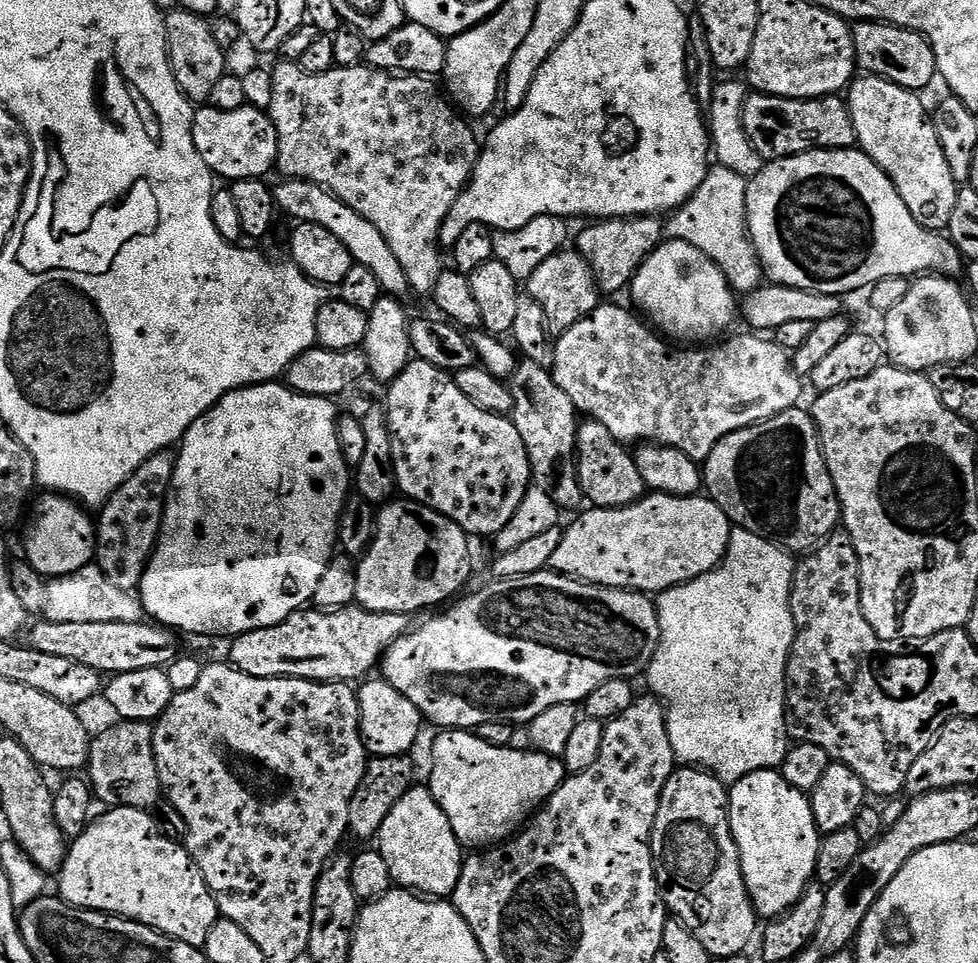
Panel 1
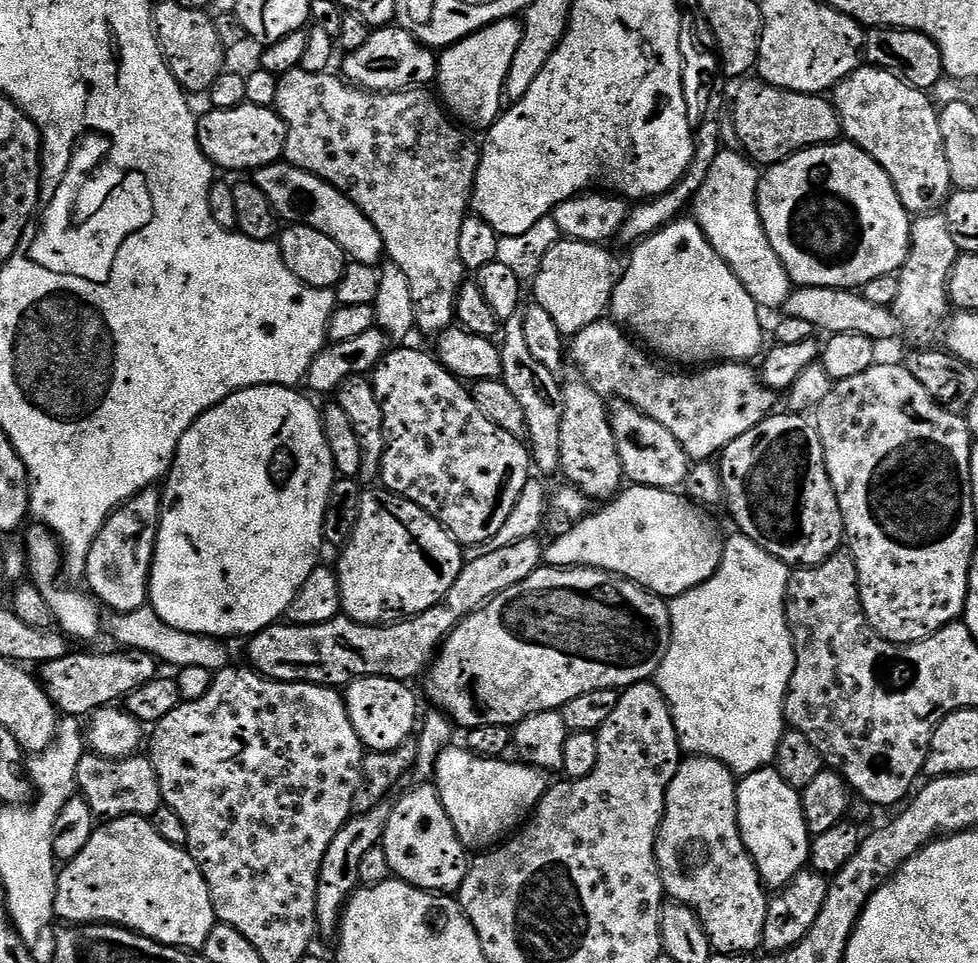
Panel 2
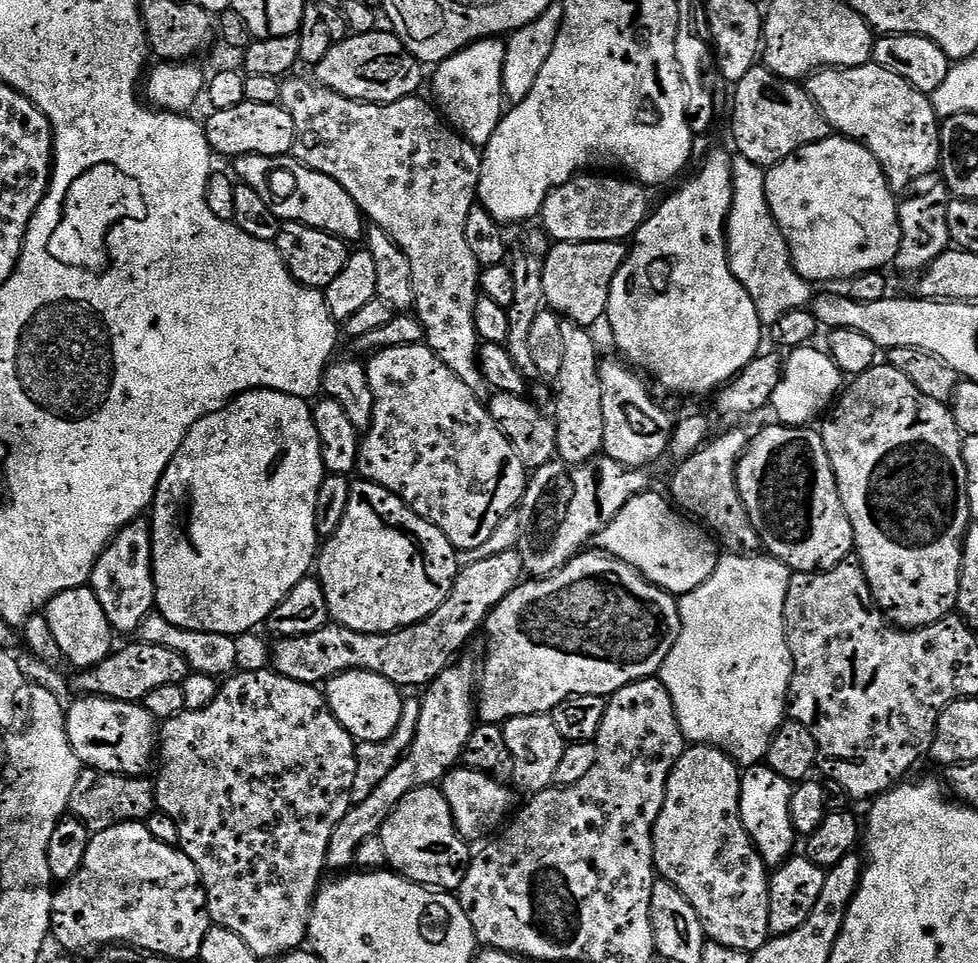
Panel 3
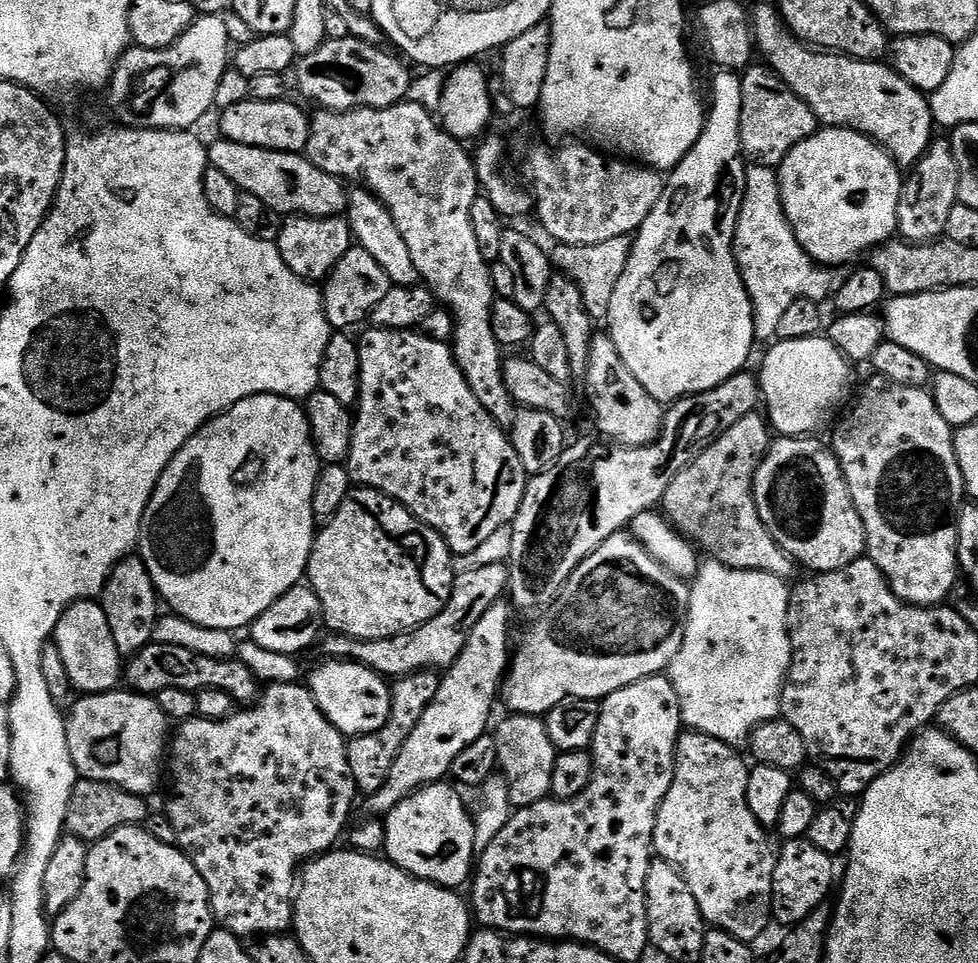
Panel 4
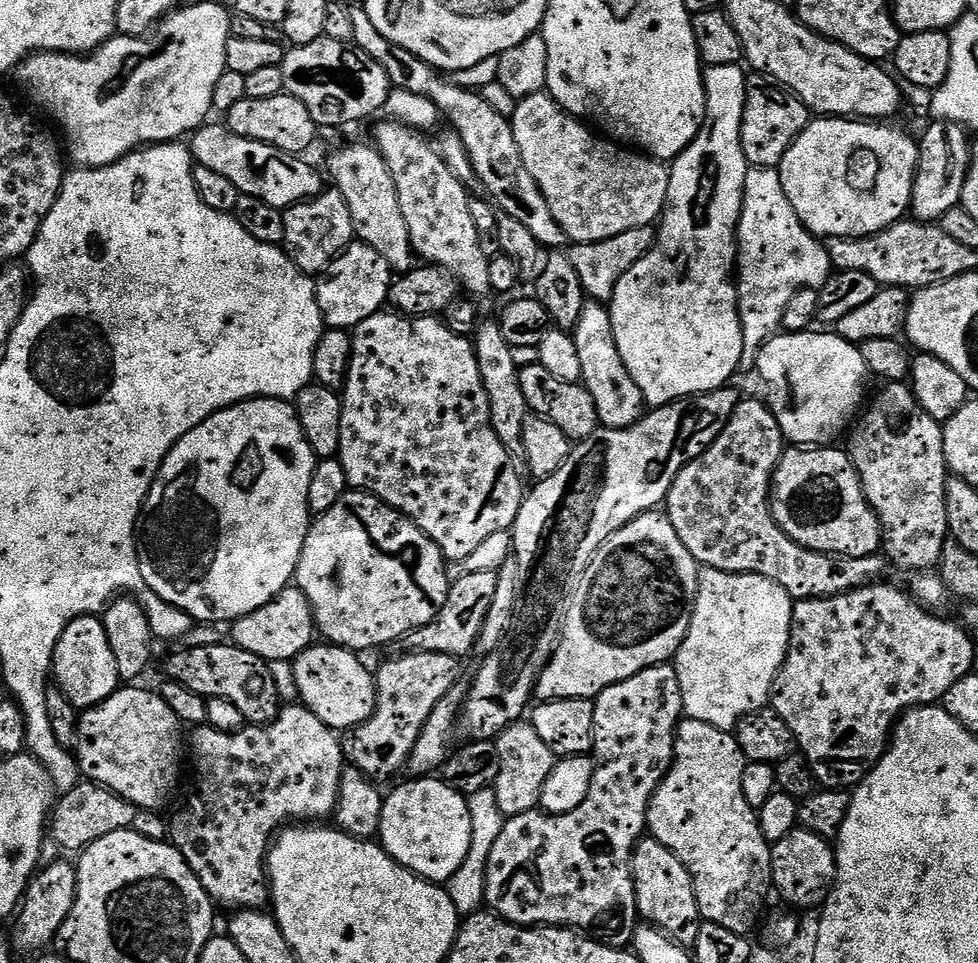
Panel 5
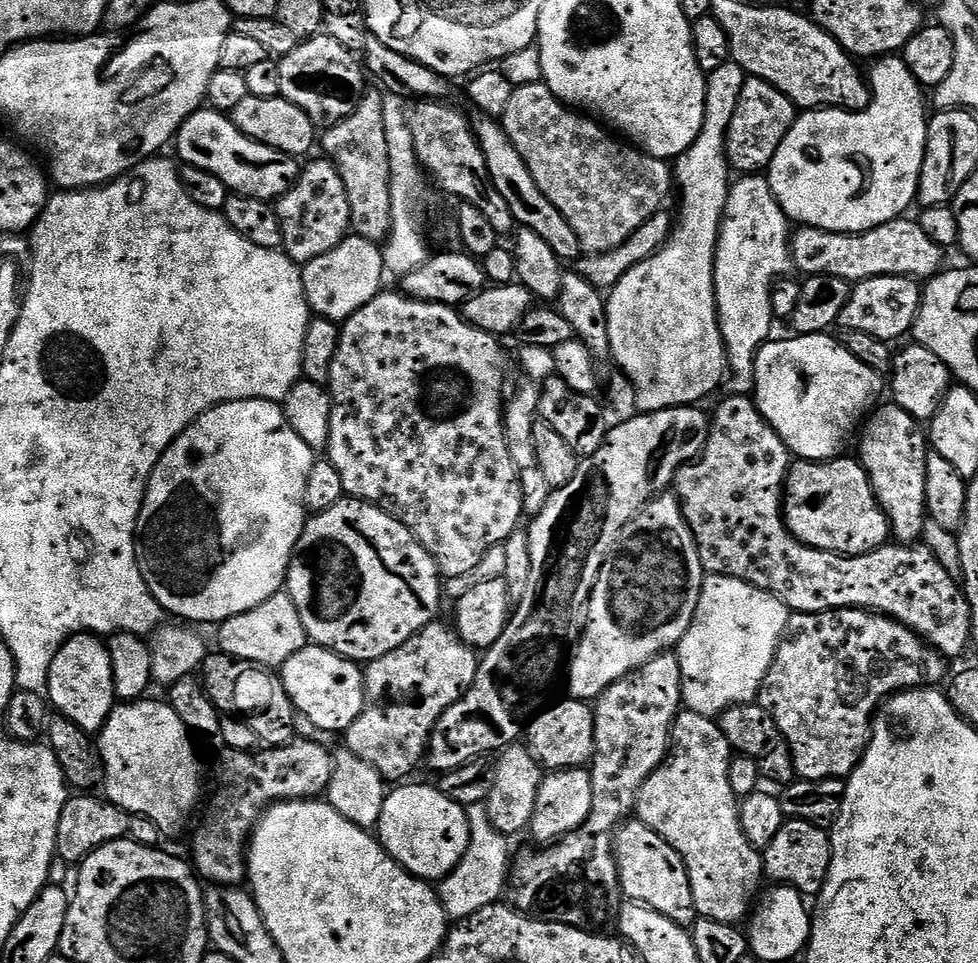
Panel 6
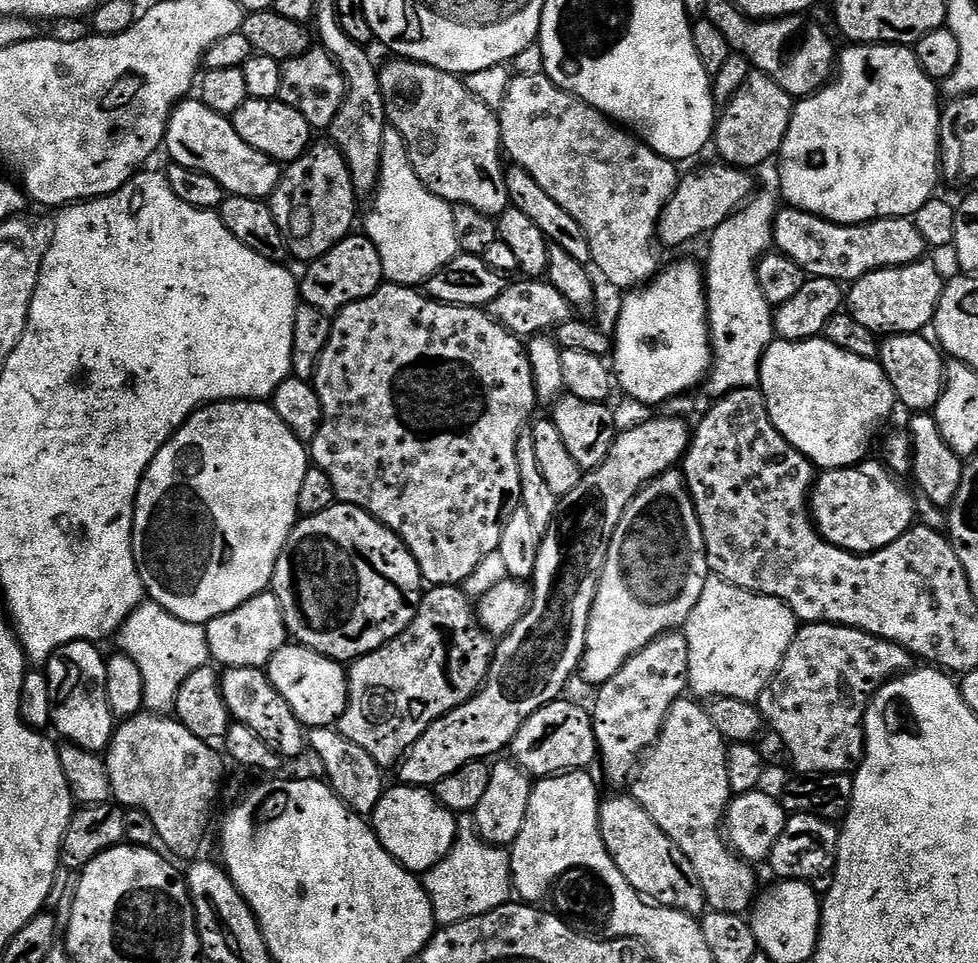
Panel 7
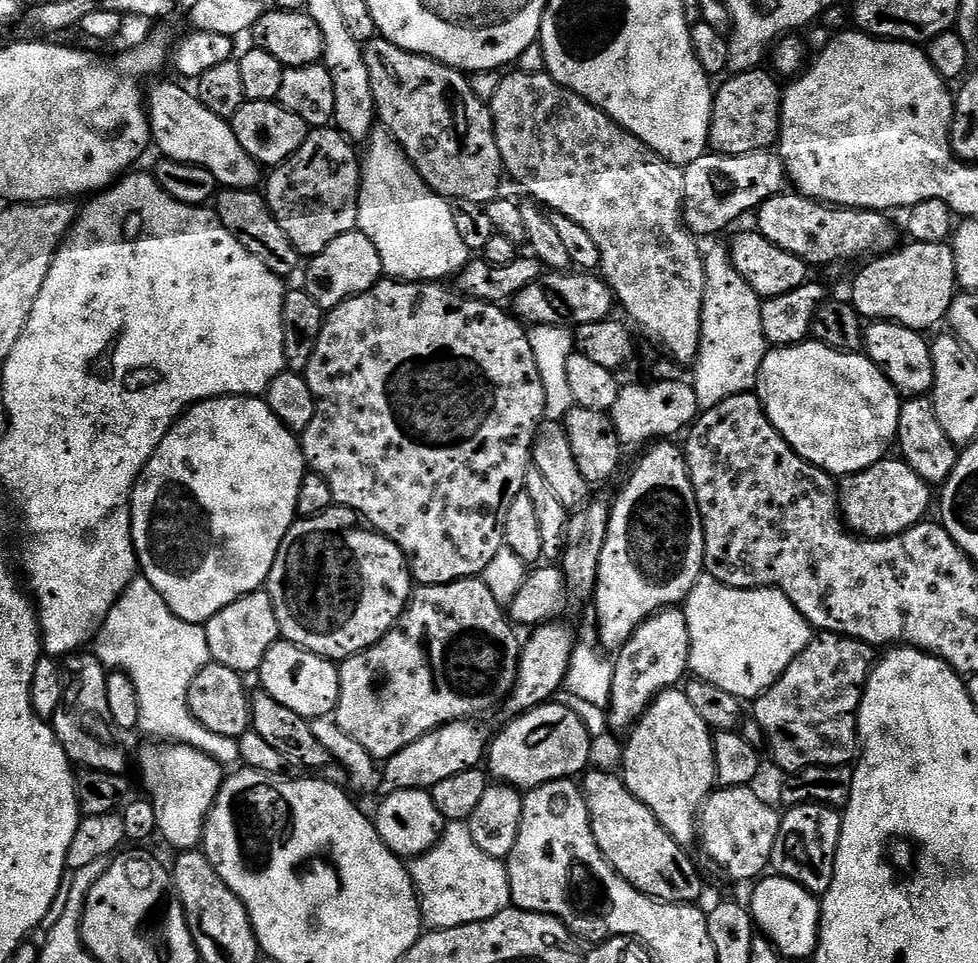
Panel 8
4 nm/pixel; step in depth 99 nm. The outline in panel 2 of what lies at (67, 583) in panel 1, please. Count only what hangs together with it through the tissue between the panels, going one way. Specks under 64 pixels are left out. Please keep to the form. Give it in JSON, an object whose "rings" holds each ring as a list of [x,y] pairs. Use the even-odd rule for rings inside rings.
{"rings":[[[150,606],[133,612],[109,611],[106,616],[106,632],[114,636],[125,649],[133,652],[149,652],[161,665],[173,664],[179,670],[186,666],[203,666],[213,674],[229,667],[228,648],[223,639],[214,636],[203,636],[186,630],[174,630],[174,626],[166,626],[162,618]]]}

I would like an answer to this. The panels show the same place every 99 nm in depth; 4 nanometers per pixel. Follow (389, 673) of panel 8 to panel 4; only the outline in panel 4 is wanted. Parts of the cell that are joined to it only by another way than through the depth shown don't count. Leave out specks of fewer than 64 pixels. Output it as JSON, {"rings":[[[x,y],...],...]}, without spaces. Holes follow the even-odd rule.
{"rings":[[[432,670],[399,677],[391,685],[392,705],[386,726],[382,726],[382,730],[374,734],[353,736],[347,741],[350,774],[354,774],[357,793],[371,794],[386,786],[386,778],[390,778],[390,766],[394,766],[394,758],[398,758],[406,738],[410,738],[414,726],[418,726],[418,718],[422,718],[426,706],[434,702],[434,694],[438,694],[439,685],[440,676]]]}

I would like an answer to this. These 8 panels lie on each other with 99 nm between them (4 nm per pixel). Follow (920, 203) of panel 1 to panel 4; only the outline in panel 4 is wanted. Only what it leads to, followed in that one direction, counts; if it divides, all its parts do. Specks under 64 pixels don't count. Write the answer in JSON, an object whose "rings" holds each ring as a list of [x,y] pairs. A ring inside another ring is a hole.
{"rings":[[[760,4],[750,12],[752,18],[752,33],[756,36],[756,50],[761,60],[771,68],[781,80],[814,110],[817,121],[824,126],[837,128],[852,128],[863,136],[876,141],[892,155],[893,160],[901,169],[908,170],[921,160],[934,139],[934,121],[929,97],[918,91],[906,78],[899,76],[895,68],[884,62],[874,60],[853,60],[847,54],[833,54],[827,50],[813,50],[805,45],[803,40],[796,39],[788,31],[779,11],[768,4]]]}

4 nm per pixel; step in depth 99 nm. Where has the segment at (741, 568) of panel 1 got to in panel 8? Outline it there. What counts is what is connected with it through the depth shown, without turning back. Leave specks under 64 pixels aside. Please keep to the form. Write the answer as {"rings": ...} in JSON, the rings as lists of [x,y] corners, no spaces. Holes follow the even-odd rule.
{"rings":[[[702,574],[698,578],[694,590],[690,590],[688,599],[684,601],[682,607],[686,614],[686,626],[690,626],[690,662],[688,667],[691,675],[697,680],[705,680],[714,686],[719,686],[721,690],[726,690],[726,694],[734,694],[741,702],[752,702],[757,696],[762,695],[787,670],[790,662],[794,662],[794,658],[798,658],[798,654],[802,654],[802,650],[806,650],[806,646],[814,635],[814,629],[808,620],[802,618],[802,614],[793,606],[790,598],[786,598],[786,594],[782,594],[776,588],[731,588],[710,575]]]}

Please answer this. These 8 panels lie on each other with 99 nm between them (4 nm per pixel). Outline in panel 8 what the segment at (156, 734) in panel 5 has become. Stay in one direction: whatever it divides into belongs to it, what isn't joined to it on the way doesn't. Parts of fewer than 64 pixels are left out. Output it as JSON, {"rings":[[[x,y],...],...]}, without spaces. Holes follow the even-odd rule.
{"rings":[[[148,744],[141,750],[138,762],[142,784],[152,793],[150,798],[154,805],[157,831],[176,848],[175,851],[193,851],[203,841],[205,818],[226,779],[225,765],[185,744]]]}

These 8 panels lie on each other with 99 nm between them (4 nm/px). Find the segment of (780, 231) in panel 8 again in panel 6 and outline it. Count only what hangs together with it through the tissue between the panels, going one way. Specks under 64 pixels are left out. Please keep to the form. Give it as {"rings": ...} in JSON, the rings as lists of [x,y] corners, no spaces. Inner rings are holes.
{"rings":[[[915,219],[891,220],[865,232],[831,232],[821,228],[797,227],[792,233],[792,257],[805,277],[833,276],[859,282],[879,276],[910,276],[924,282],[945,267],[945,249],[940,247]]]}

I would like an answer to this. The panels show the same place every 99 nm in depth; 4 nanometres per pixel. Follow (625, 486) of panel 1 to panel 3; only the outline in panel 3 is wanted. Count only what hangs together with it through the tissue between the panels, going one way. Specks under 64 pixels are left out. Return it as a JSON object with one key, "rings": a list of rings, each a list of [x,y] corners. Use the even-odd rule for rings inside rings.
{"rings":[[[562,319],[562,370],[555,377],[556,384],[556,455],[565,464],[585,464],[601,455],[604,446],[604,427],[602,426],[602,382],[600,381],[600,361],[602,353],[596,349],[596,340],[589,329],[573,320]]]}

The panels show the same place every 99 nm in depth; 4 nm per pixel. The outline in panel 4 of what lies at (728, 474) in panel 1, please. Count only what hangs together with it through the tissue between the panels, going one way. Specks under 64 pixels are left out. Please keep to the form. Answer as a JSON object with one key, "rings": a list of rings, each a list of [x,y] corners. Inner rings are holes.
{"rings":[[[780,436],[773,439],[768,446],[768,453],[762,458],[758,470],[754,474],[754,502],[758,506],[758,514],[770,530],[774,542],[786,554],[796,561],[801,569],[809,568],[809,573],[833,572],[842,570],[842,566],[850,566],[850,562],[861,559],[866,552],[866,534],[864,523],[850,498],[850,490],[846,486],[846,478],[836,461],[836,454],[827,443],[812,436]]]}

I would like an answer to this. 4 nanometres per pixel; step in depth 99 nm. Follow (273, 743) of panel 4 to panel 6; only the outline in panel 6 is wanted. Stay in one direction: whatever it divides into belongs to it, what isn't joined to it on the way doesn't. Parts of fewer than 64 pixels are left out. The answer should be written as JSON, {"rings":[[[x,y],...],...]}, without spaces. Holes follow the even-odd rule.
{"rings":[[[293,738],[286,744],[279,746],[264,746],[259,750],[251,752],[233,752],[231,750],[221,751],[220,765],[216,768],[216,793],[208,800],[208,809],[204,812],[204,817],[200,820],[200,825],[196,828],[196,833],[192,836],[192,856],[190,855],[191,863],[194,865],[195,871],[212,886],[240,886],[245,883],[248,874],[248,842],[252,838],[252,830],[256,826],[256,821],[263,816],[265,810],[285,798],[316,798],[321,794],[327,793],[328,783],[330,782],[330,774],[332,773],[332,752],[329,749],[324,749],[322,745],[315,744],[312,740],[299,740]]]}

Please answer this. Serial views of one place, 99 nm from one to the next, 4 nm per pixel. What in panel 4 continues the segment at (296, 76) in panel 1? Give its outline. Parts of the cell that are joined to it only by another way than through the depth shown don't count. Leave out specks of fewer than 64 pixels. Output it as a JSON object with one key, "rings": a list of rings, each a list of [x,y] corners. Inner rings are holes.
{"rings":[[[401,102],[399,104],[391,104],[389,108],[351,108],[349,112],[331,112],[329,108],[320,108],[311,113],[308,121],[308,147],[306,155],[308,161],[314,166],[318,166],[318,170],[326,170],[326,174],[336,176],[339,180],[345,182],[355,182],[357,185],[363,186],[377,196],[382,202],[382,206],[386,206],[386,210],[390,212],[390,218],[394,218],[394,226],[398,226],[398,234],[402,234],[403,240],[406,242],[407,248],[410,250],[410,258],[414,262],[414,270],[418,270],[423,287],[432,291],[433,297],[437,301],[440,300],[445,309],[452,313],[452,334],[450,337],[450,347],[454,358],[458,362],[458,370],[462,370],[462,374],[466,378],[466,382],[470,382],[470,390],[474,390],[474,398],[478,398],[478,402],[482,402],[486,414],[490,414],[490,418],[494,418],[494,422],[501,428],[511,429],[514,418],[518,411],[516,400],[510,394],[510,390],[506,390],[504,385],[504,361],[505,353],[502,351],[498,338],[494,338],[494,332],[490,326],[490,310],[492,309],[492,301],[494,293],[492,291],[492,274],[490,271],[489,261],[482,258],[482,254],[478,250],[478,238],[474,238],[474,226],[470,226],[470,206],[474,206],[476,197],[481,191],[480,184],[476,181],[476,161],[470,155],[461,141],[454,139],[449,132],[444,131],[439,119],[429,109],[423,108],[421,104],[411,102]]]}

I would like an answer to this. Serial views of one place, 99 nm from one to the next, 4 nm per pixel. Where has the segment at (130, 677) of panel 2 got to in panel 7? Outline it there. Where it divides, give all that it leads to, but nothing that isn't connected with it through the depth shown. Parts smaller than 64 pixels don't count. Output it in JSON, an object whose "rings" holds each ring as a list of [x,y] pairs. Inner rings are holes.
{"rings":[[[238,666],[237,668],[224,668],[220,672],[220,685],[223,697],[226,698],[228,713],[232,715],[237,724],[245,724],[270,746],[280,757],[300,756],[306,752],[306,729],[300,720],[290,710],[290,702],[274,690],[267,671],[263,668]]]}

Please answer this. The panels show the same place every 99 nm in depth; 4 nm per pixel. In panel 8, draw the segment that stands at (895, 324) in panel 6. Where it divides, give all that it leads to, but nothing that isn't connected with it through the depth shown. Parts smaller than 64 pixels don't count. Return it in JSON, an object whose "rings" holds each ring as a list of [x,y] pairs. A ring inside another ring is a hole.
{"rings":[[[908,242],[897,248],[896,251],[888,253],[887,256],[869,259],[864,266],[865,268],[852,280],[850,303],[856,307],[856,313],[865,321],[887,320],[889,324],[901,324],[921,334],[927,333],[927,328],[932,328],[935,324],[943,325],[945,323],[952,301],[958,295],[951,243],[917,244]]]}

